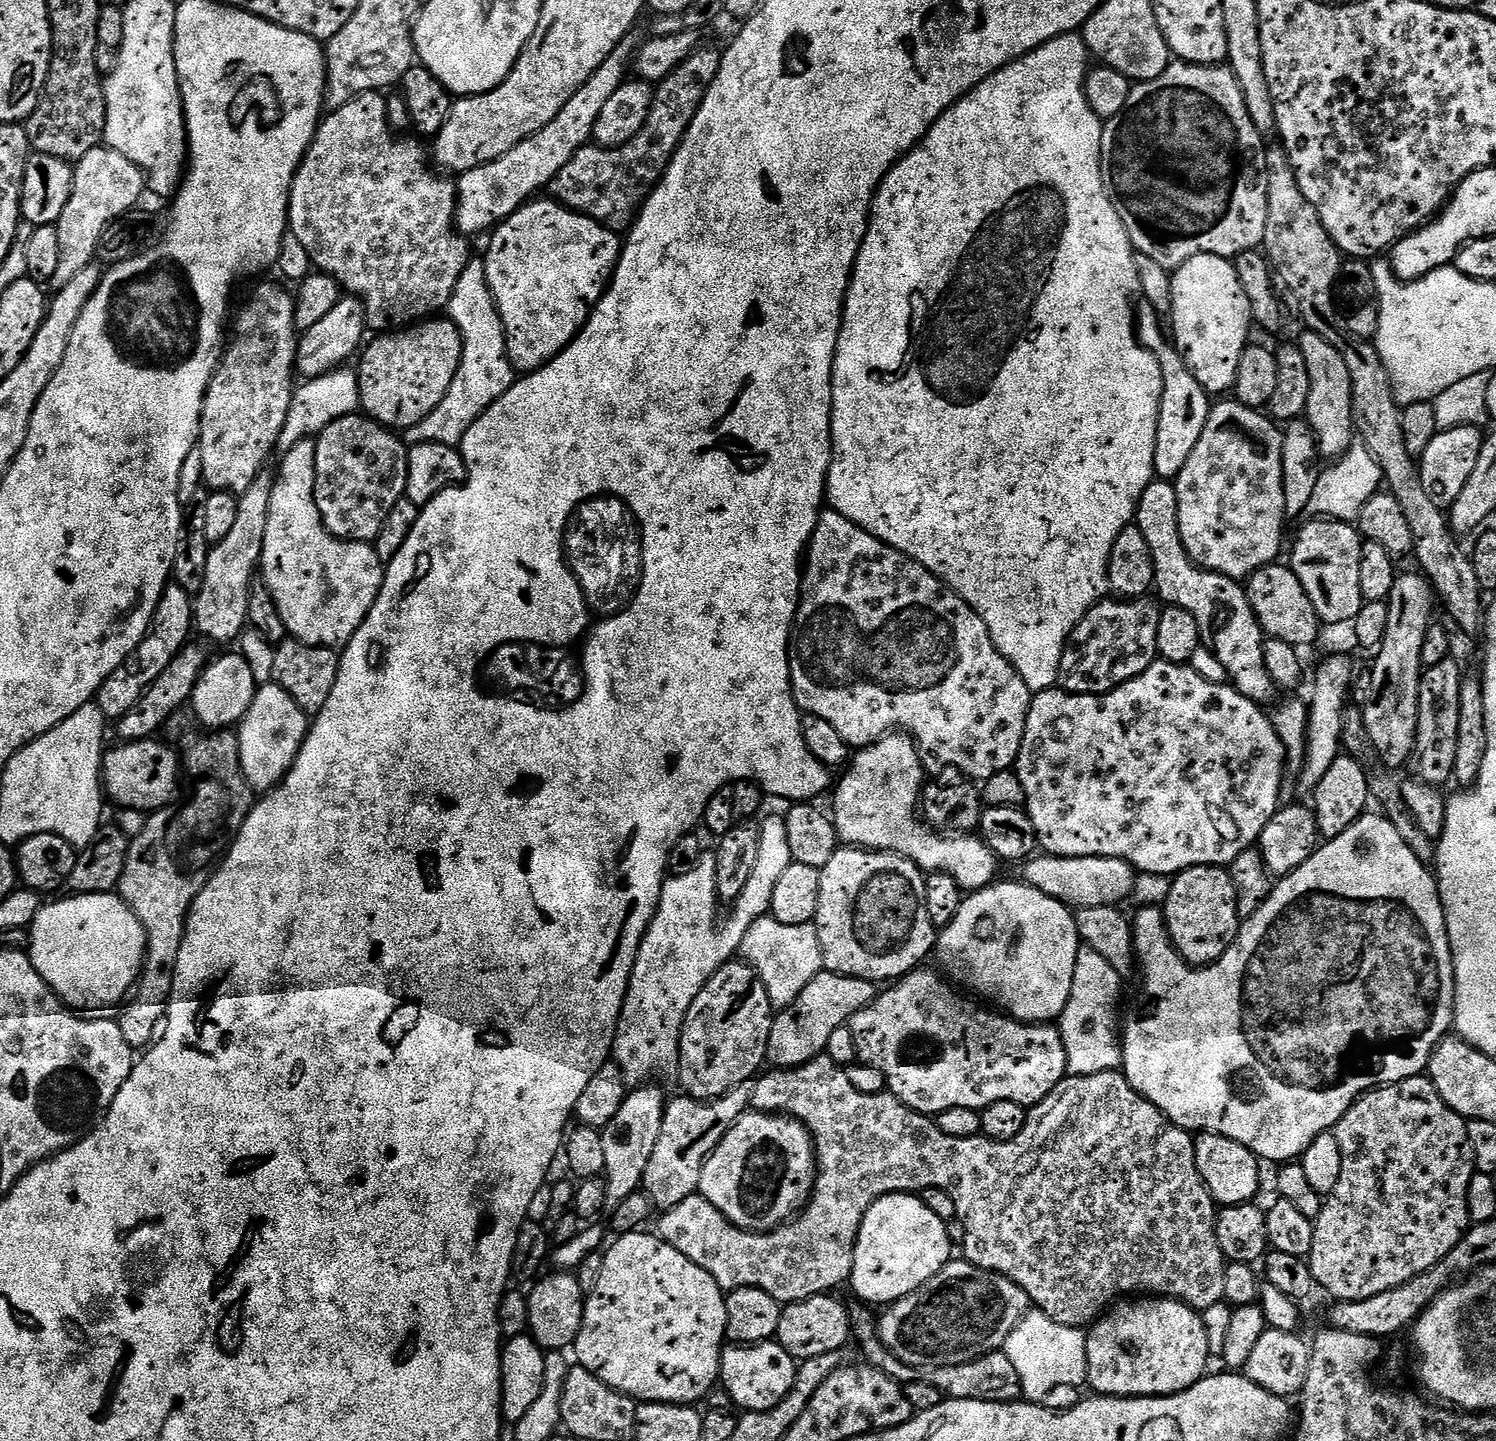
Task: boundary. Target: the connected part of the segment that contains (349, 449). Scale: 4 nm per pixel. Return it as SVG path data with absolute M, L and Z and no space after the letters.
M353 414L330 422L330 426L315 437L316 505L322 522L333 536L339 536L341 540L375 541L390 510L394 510L399 500L405 499L409 445L396 436L399 435L393 429L385 428L377 420L369 420L363 414Z

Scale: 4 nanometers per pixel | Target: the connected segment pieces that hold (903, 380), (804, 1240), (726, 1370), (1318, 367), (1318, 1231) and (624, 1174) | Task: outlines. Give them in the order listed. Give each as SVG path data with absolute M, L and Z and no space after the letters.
M1067 32L1046 42L1038 50L990 74L974 91L967 92L957 104L945 110L923 140L888 171L886 178L880 183L876 197L872 200L872 215L868 217L866 238L858 250L852 281L848 284L848 295L844 298L844 315L840 318L838 346L832 367L832 461L826 489L826 500L831 511L850 518L850 522L854 522L870 535L878 537L883 544L889 544L891 548L897 548L898 551L912 556L962 596L964 601L980 615L982 622L986 622L996 649L1016 667L1020 677L1032 690L1043 690L1057 683L1056 676L1061 675L1062 654L1068 645L1068 639L1072 637L1072 631L1093 606L1105 599L1109 591L1108 559L1110 550L1114 546L1114 538L1118 538L1118 534L1122 534L1122 530L1135 521L1136 507L1142 498L1142 490L1146 490L1146 486L1150 486L1156 476L1154 442L1158 438L1162 370L1154 354L1150 354L1150 350L1146 350L1136 338L1134 299L1132 300L1132 295L1140 292L1136 273L1136 252L1126 234L1126 226L1122 226L1122 218L1118 218L1118 210L1114 210L1110 198L1104 192L1100 165L1104 126L1100 117L1094 114L1094 110L1090 110L1090 102L1086 102L1084 79L1088 77L1090 71L1088 60L1090 61L1090 53L1080 32Z
M820 1054L815 1059L807 1060L795 1066L781 1067L776 1071L780 1072L765 1071L751 1085L752 1099L750 1104L758 1112L790 1116L792 1119L800 1121L812 1133L812 1142L816 1150L816 1178L812 1186L812 1195L803 1211L789 1220L788 1223L773 1228L771 1232L744 1231L727 1220L706 1197L699 1194L678 1202L678 1206L667 1209L661 1215L664 1217L661 1218L660 1229L658 1229L660 1239L670 1246L674 1246L674 1250L682 1250L682 1254L686 1254L686 1258L690 1258L690 1262L702 1266L702 1270L710 1273L720 1288L725 1290L734 1288L766 1290L766 1294L770 1294L770 1298L774 1298L781 1306L797 1304L800 1300L809 1300L815 1296L835 1293L837 1291L835 1288L839 1284L847 1285L851 1281L852 1267L854 1266L854 1246L866 1210L870 1210L870 1206L874 1202L878 1202L878 1198L889 1196L895 1192L923 1194L927 1188L937 1188L950 1194L950 1198L954 1198L956 1219L960 1220L965 1227L965 1242L962 1247L963 1259L987 1272L997 1272L998 1275L1005 1276L1018 1286L1022 1286L1022 1290L1026 1290L1029 1301L1039 1311L1045 1312L1050 1319L1062 1326L1081 1330L1087 1329L1095 1324L1117 1301L1121 1298L1131 1297L1133 1294L1147 1294L1152 1298L1180 1300L1186 1306L1197 1310L1212 1308L1216 1303L1221 1303L1224 1300L1226 1261L1216 1237L1218 1205L1212 1199L1208 1187L1204 1185L1198 1174L1196 1141L1193 1133L1171 1123L1149 1100L1144 1096L1139 1096L1130 1086L1128 1079L1124 1077L1123 1071L1103 1072L1089 1076L1065 1076L1061 1084L1045 1098L1043 1104L1037 1104L1028 1112L1028 1120L1024 1123L1022 1134L1013 1140L989 1140L983 1134L970 1138L950 1138L946 1134L942 1134L942 1130L936 1125L935 1119L906 1107L894 1095L871 1096L870 1094L859 1093L850 1084L845 1069L827 1054Z
M778 1342L750 1344L747 1346L728 1346L720 1354L720 1380L723 1391L728 1393L729 1400L737 1409L750 1412L765 1412L790 1390L796 1381L798 1362Z
M1305 331L1304 337L1298 340L1302 354L1306 357L1306 367L1310 369L1310 402L1306 409L1306 419L1316 435L1316 445L1320 447L1321 457L1339 458L1344 455L1346 449L1354 442L1354 413L1352 410L1352 379L1346 362L1342 362L1342 354L1326 342L1316 332Z
M1421 1074L1414 1078L1406 1078L1397 1084L1386 1084L1373 1091L1364 1093L1353 1104L1351 1110L1336 1123L1334 1134L1338 1138L1338 1150L1342 1150L1342 1174L1338 1174L1338 1186L1334 1186L1332 1193L1321 1203L1320 1213L1312 1225L1314 1230L1314 1242L1310 1254L1306 1258L1308 1268L1312 1272L1313 1281L1320 1284L1333 1296L1333 1301L1347 1302L1349 1300L1365 1300L1374 1298L1378 1294L1386 1294L1422 1273L1429 1272L1434 1265L1445 1260L1458 1246L1458 1242L1464 1237L1470 1227L1468 1219L1468 1191L1470 1190L1470 1178L1475 1176L1476 1163L1468 1137L1468 1121L1450 1107L1438 1094L1438 1090L1432 1085L1427 1075Z
M652 1082L645 1083L643 1086L636 1086L625 1095L622 1106L614 1118L600 1132L602 1138L602 1151L606 1157L603 1181L606 1190L606 1204L609 1209L616 1209L619 1204L626 1202L630 1194L641 1191L646 1174L646 1165L650 1162L650 1154L654 1154L654 1146L658 1146L658 1134L662 1134L662 1118L666 1107L666 1095L660 1088L655 1088Z

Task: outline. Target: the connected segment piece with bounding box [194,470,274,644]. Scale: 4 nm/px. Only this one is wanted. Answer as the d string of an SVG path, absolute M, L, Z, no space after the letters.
M265 470L250 482L250 486L238 496L238 518L230 534L222 538L222 542L211 545L209 558L206 563L205 580L198 595L194 600L194 628L197 633L201 632L208 640L217 640L224 644L232 640L248 624L248 603L250 602L250 590L253 580L257 579L260 566L260 555L266 538L266 522L270 518L270 494L272 493L272 481L274 479L271 471Z

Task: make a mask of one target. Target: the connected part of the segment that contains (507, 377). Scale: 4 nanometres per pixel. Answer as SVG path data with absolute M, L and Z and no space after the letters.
M469 259L466 270L462 270L462 278L458 278L458 286L454 286L446 312L464 339L464 353L458 374L454 374L454 382L450 382L450 390L446 390L446 398L438 402L436 409L425 420L407 429L406 440L409 445L438 442L459 446L464 441L468 427L490 405L498 402L502 394L510 391L514 383L514 369L508 358L508 341L504 338L504 323L500 320L496 299L492 297L488 285L483 259Z

